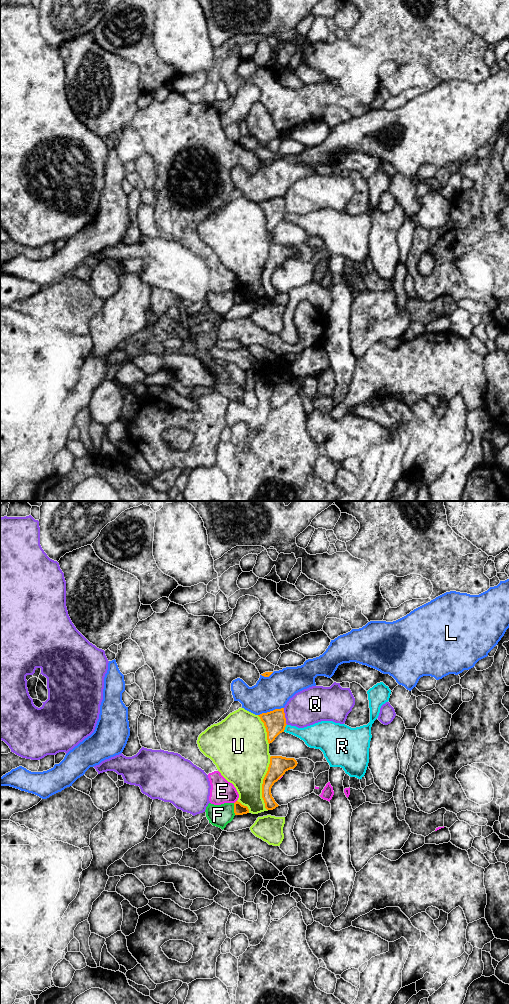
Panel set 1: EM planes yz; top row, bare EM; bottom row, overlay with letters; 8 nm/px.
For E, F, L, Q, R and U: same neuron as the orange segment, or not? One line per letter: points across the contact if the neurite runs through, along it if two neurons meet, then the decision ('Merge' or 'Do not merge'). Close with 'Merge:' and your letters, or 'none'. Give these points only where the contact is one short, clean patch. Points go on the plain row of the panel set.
E: Do not merge
F: Boundary: yz (233, 291), (233, 300), (235, 302). Do not merge
L: Do not merge
Q: Do not merge
R: Do not merge
U: Do not merge
Merge: none

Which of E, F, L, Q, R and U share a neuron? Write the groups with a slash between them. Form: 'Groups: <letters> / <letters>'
Groups: E / F / L / Q / R / U

